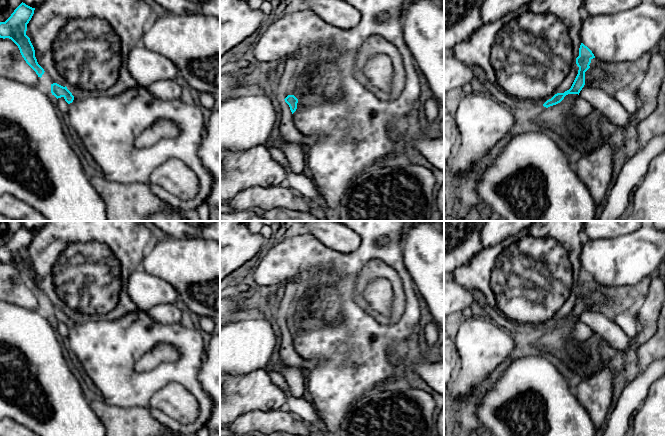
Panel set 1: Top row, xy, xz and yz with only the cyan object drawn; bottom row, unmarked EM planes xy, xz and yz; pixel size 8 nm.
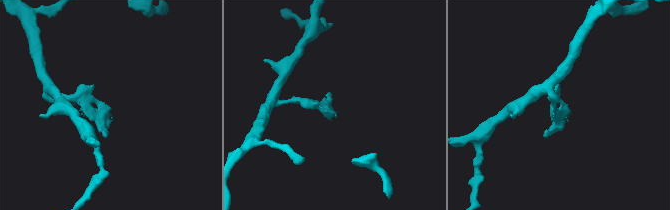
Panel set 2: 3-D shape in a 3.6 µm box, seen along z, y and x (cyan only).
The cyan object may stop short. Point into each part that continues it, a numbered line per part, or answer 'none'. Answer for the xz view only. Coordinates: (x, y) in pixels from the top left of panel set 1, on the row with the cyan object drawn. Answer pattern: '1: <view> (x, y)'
none

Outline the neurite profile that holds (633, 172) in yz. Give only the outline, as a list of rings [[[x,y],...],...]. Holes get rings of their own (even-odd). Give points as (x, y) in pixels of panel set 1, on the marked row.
[[[665,135],[653,137],[624,164],[615,184],[610,188],[606,205],[599,220],[616,221],[629,204],[629,196],[643,181],[651,160],[665,150]]]

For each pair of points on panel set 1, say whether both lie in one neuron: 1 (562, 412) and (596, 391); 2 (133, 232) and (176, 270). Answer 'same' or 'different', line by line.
1: different
2: different

